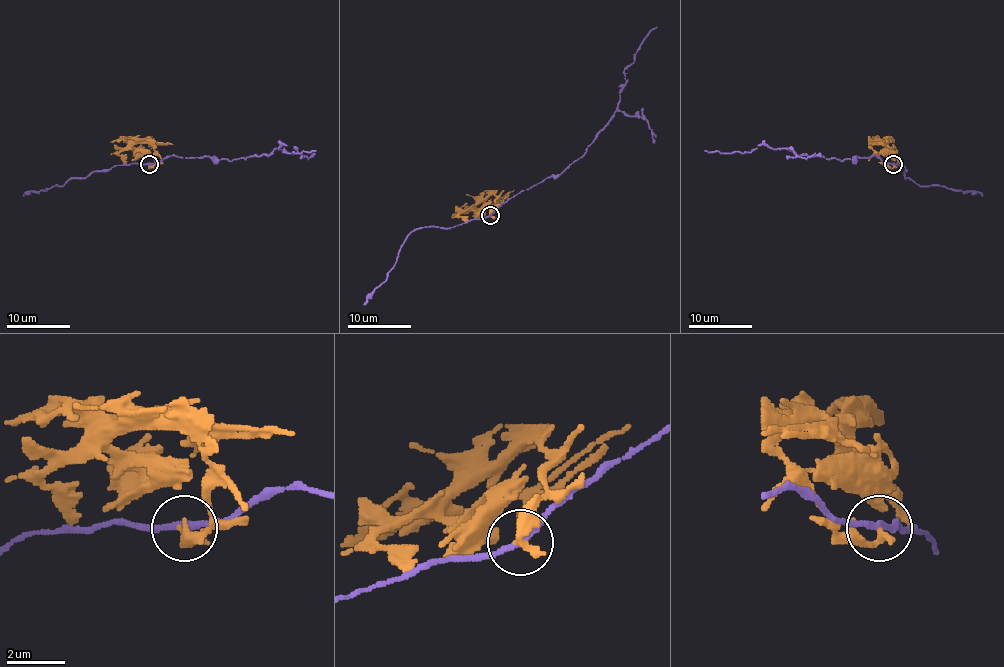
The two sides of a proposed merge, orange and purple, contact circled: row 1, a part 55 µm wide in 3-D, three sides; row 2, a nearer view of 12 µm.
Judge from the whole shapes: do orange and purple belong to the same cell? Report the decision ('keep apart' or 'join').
keep apart

